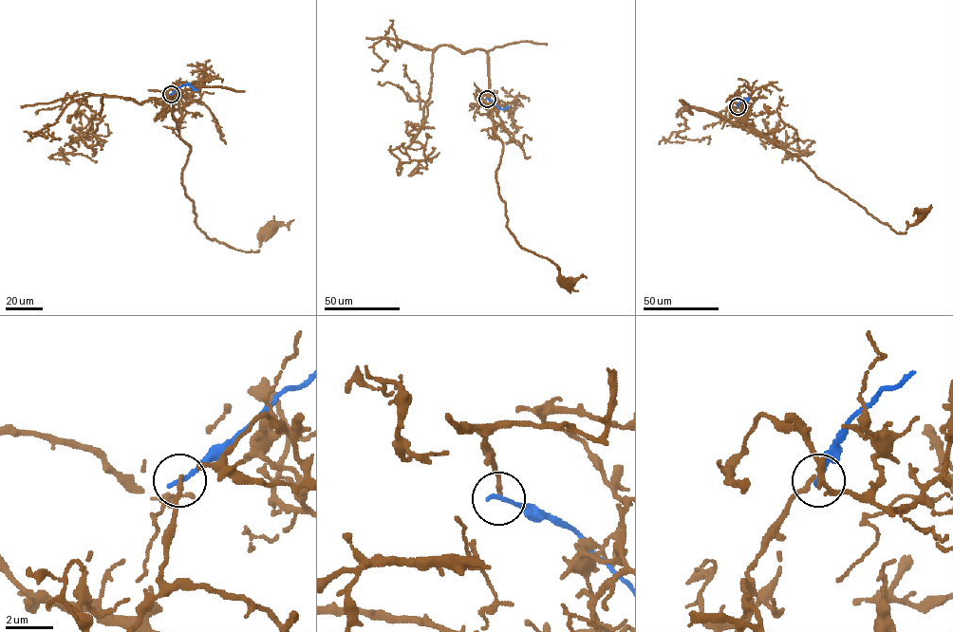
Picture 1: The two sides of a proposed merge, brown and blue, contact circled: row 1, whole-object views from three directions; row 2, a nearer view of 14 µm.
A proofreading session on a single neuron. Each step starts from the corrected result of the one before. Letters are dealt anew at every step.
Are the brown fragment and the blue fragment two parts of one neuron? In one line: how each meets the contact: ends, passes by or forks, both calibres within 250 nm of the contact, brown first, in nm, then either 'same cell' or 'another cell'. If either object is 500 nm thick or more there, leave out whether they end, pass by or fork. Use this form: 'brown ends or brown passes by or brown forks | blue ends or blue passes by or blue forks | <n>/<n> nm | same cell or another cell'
brown ends | blue ends | 190/200 nm | another cell

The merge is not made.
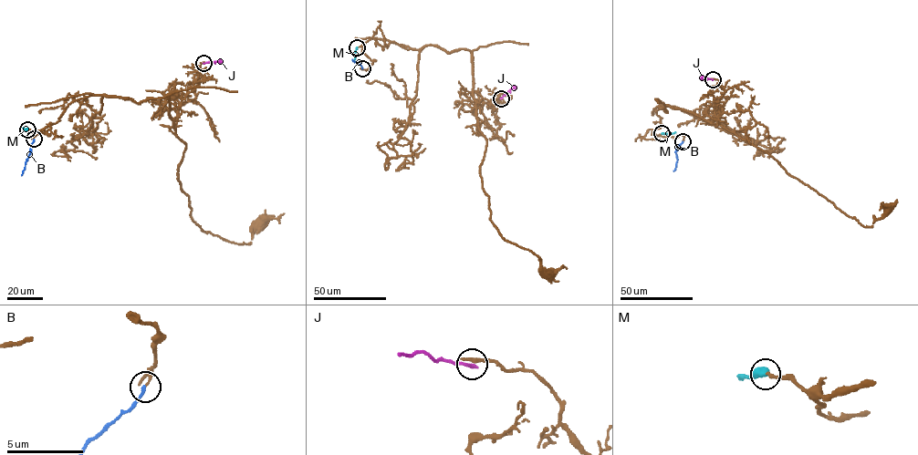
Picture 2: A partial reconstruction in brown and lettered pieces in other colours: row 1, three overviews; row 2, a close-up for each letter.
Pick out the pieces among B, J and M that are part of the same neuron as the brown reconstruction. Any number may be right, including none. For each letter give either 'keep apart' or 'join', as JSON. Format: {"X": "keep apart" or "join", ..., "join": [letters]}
{"B": "join", "J": "keep apart", "M": "join", "join": ["B", "M"]}

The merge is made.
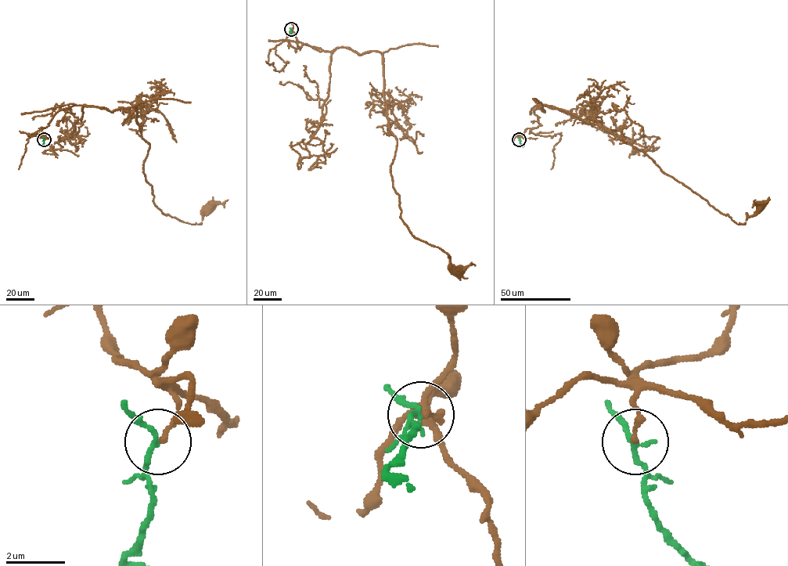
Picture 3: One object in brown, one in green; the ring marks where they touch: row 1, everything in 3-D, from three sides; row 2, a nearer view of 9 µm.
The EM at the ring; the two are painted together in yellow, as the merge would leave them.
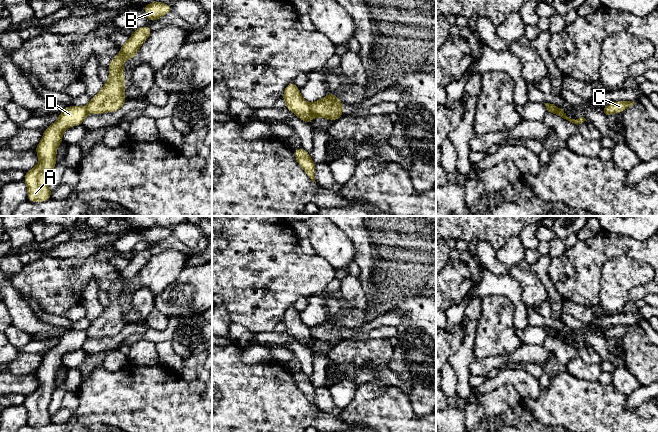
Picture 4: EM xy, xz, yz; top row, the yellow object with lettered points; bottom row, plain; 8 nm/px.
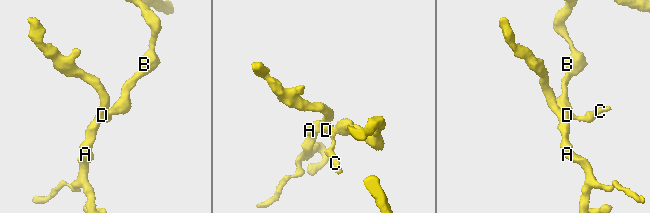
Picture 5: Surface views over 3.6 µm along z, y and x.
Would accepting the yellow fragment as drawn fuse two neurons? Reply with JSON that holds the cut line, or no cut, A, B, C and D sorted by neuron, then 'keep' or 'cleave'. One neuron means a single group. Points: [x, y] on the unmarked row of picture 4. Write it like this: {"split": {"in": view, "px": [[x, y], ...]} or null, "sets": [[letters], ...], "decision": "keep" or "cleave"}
{"split": {"in": "xz", "px": [[309, 328], [313, 340]]}, "sets": [["A", "C", "D"], ["B"]], "decision": "cleave"}

